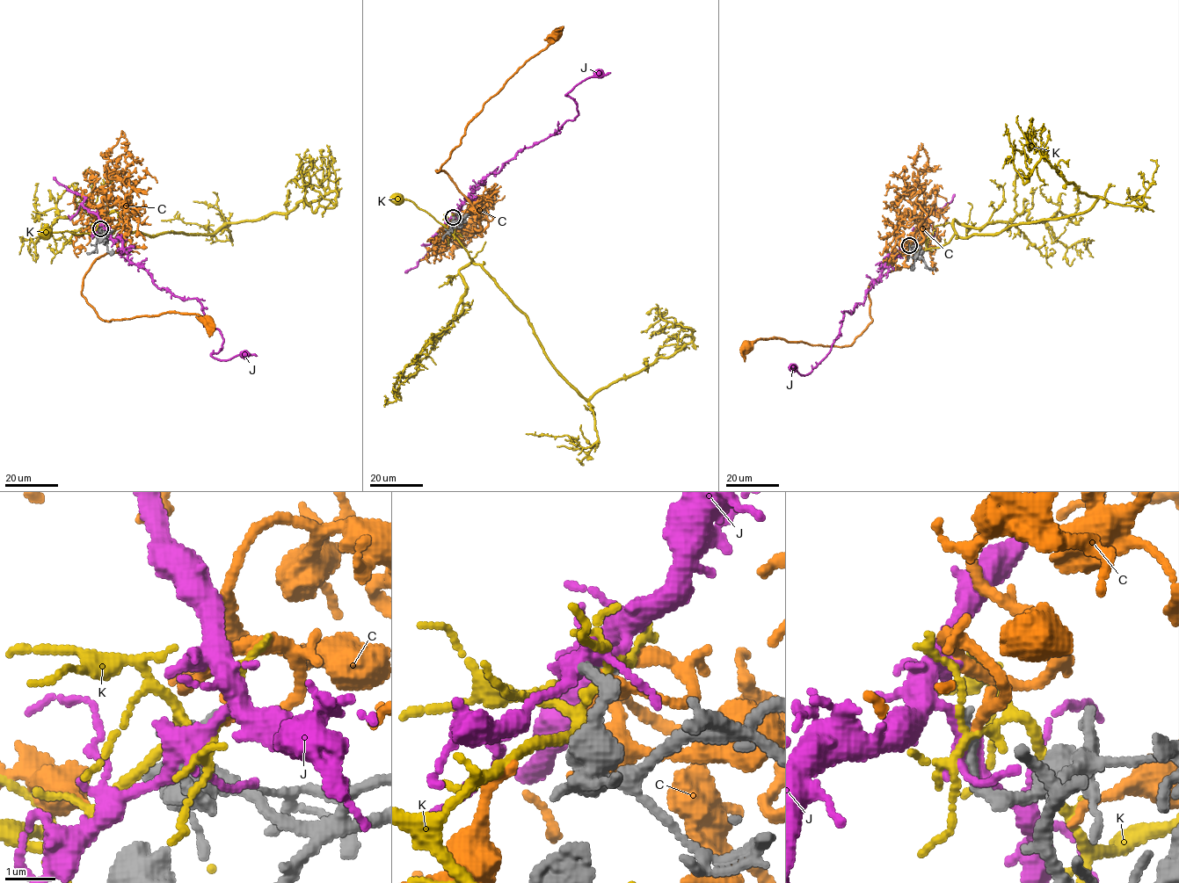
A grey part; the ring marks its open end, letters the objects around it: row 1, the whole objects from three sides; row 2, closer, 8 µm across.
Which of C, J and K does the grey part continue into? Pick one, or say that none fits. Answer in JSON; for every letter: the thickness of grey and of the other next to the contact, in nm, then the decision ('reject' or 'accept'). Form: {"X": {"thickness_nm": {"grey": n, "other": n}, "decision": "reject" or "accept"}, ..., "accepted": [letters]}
{"C": {"thickness_nm": {"grey": 200, "other": 200}, "decision": "accept"}, "J": {"thickness_nm": {"grey": 240, "other": 320}, "decision": "reject"}, "K": {"thickness_nm": {"grey": 200, "other": 140}, "decision": "reject"}, "accepted": ["C"]}

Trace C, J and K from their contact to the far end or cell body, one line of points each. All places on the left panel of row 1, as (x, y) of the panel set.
C: (101, 227), (121, 217), (127, 229), (124, 252), (98, 256), (83, 278), (98, 316), (176, 311), (208, 322)
J: (100, 228), (120, 240), (158, 287), (200, 303), (223, 339), (211, 355), (244, 354)
K: (101, 228), (93, 235), (45, 232)

